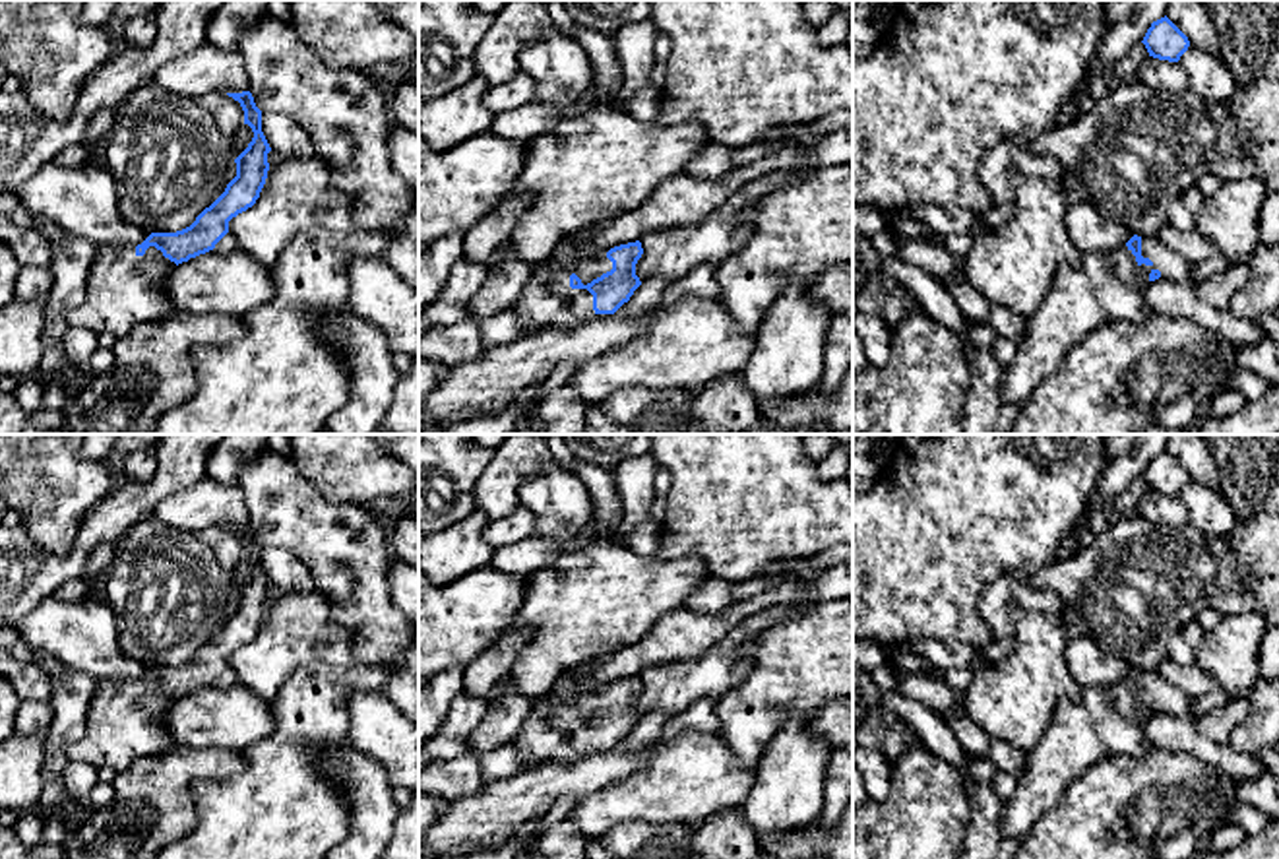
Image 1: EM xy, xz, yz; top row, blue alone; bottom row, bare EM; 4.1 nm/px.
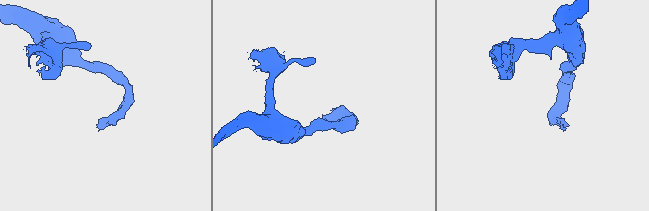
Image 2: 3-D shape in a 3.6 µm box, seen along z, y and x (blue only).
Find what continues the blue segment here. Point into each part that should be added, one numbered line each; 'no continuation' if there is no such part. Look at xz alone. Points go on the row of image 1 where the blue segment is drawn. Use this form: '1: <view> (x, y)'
1: xz (547, 301)

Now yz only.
1: yz (1105, 287)

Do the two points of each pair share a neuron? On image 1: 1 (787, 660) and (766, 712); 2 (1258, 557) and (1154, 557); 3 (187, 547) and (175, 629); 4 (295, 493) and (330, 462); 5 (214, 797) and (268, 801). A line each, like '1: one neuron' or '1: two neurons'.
1: one neuron
2: one neuron
3: one neuron
4: two neurons
5: one neuron

